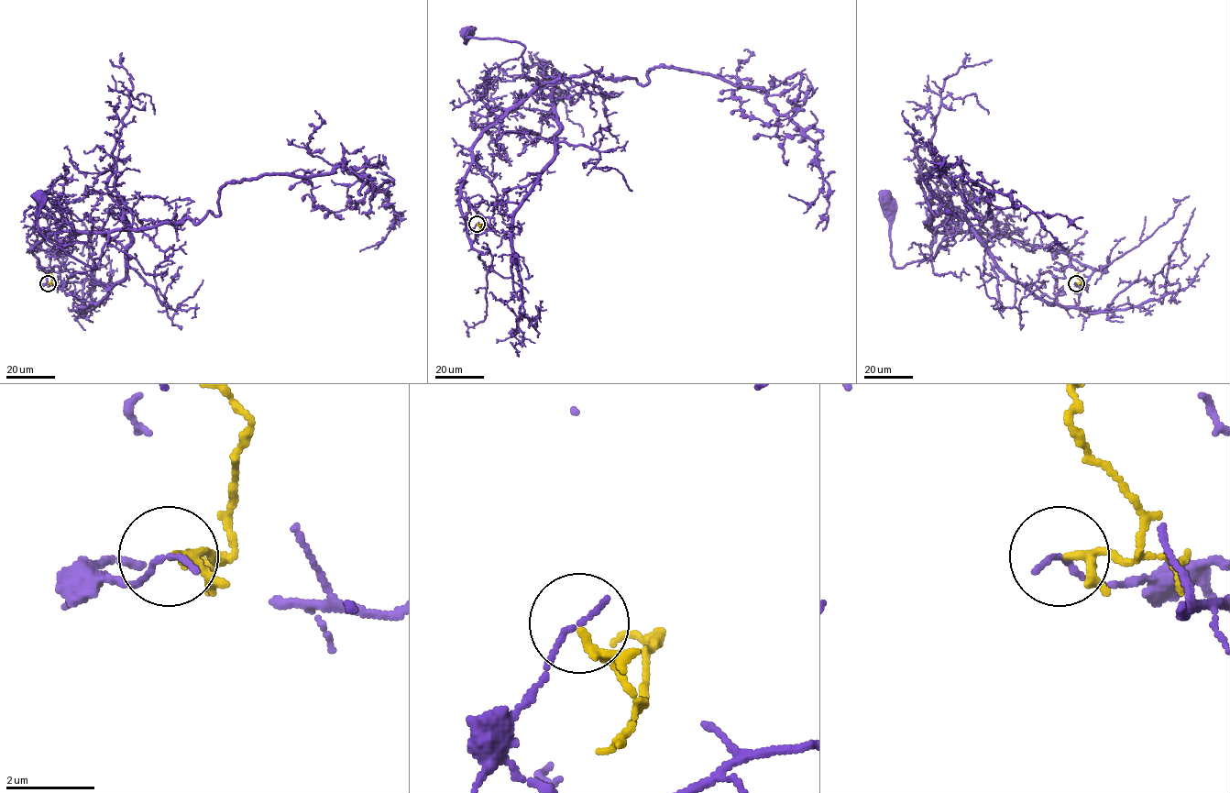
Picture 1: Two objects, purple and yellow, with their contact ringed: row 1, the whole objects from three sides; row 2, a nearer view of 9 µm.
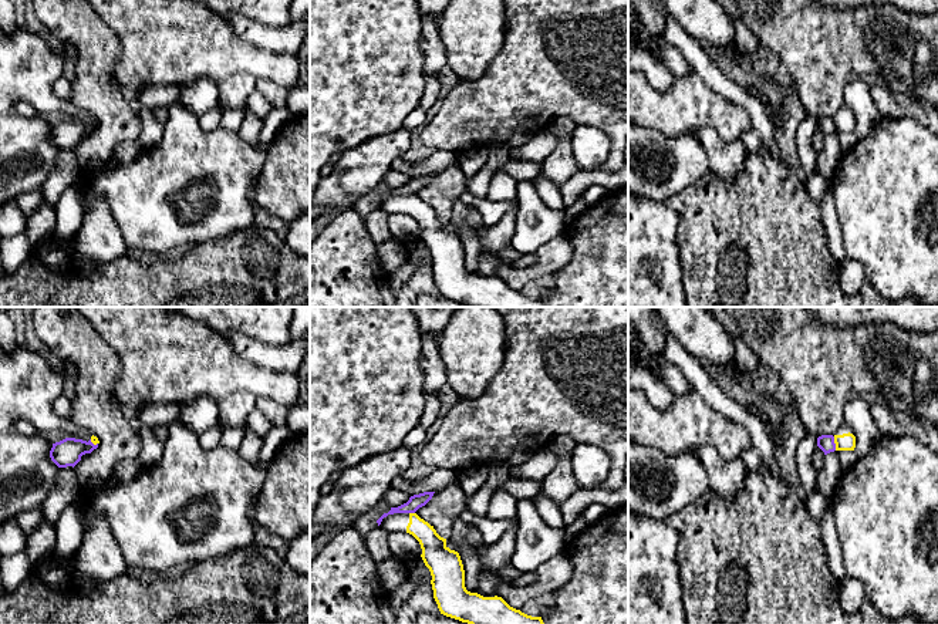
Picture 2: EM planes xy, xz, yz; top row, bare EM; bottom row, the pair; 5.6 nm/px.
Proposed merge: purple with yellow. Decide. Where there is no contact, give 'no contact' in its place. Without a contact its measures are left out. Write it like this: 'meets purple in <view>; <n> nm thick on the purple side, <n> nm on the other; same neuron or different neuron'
meets purple in yz; 100 nm thick on the purple side, 100 nm on the other; different neuron

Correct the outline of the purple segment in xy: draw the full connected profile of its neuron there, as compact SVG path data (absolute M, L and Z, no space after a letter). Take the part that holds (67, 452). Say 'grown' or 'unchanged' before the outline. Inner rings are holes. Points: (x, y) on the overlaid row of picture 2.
unchanged; M65 438L53 443L50 458L58 468L74 468L81 461L82 455L91 453L97 448L98 443L94 445L91 439L87 442L82 439Z

